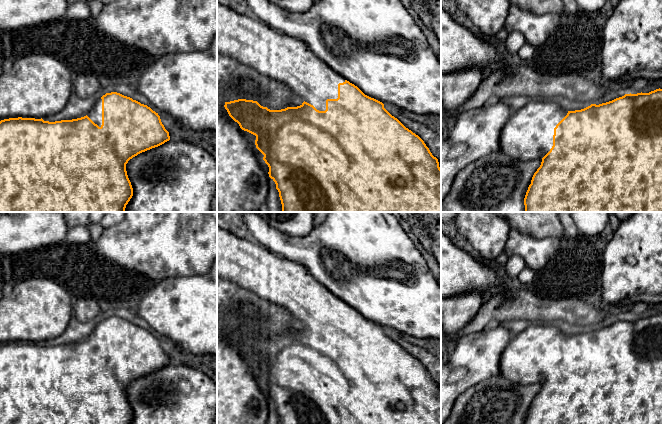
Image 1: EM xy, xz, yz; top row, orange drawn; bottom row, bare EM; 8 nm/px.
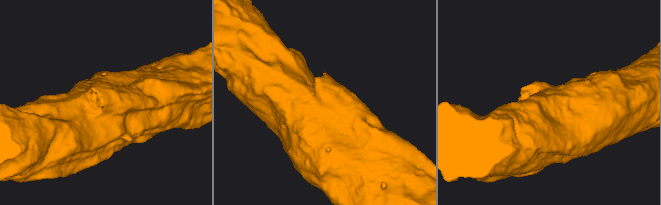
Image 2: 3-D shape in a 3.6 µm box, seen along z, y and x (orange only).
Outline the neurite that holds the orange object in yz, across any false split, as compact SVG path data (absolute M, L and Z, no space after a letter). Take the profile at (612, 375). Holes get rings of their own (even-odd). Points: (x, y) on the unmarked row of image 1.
M662 313L649 317L625 318L612 325L599 329L591 328L575 335L561 333L554 324L531 323L522 332L515 334L502 352L500 375L516 384L542 384L532 401L524 424L662 424Z

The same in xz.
M217 226L217 275L236 283L262 299L284 307L304 325L300 330L281 334L270 334L257 325L246 323L225 326L224 329L229 340L239 348L242 354L256 360L256 372L264 379L263 384L269 391L269 401L276 408L280 424L441 424L441 392L438 383L432 379L424 365L392 340L382 326L365 319L357 310L325 288L302 264L284 259L256 241L251 241L247 237L240 238Z

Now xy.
M117 316L106 317L84 341L55 346L35 342L9 342L0 345L0 424L130 424L133 412L128 402L126 388L138 378L158 371L170 364L158 337L147 329Z

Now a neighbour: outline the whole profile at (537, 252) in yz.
M510 229L503 251L508 257L515 255L522 257L526 266L535 273L556 254L560 241L556 237L537 238L529 233Z

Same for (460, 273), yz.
M441 231L441 298L476 292L488 299L515 286L508 279L502 280L498 271L458 248Z

